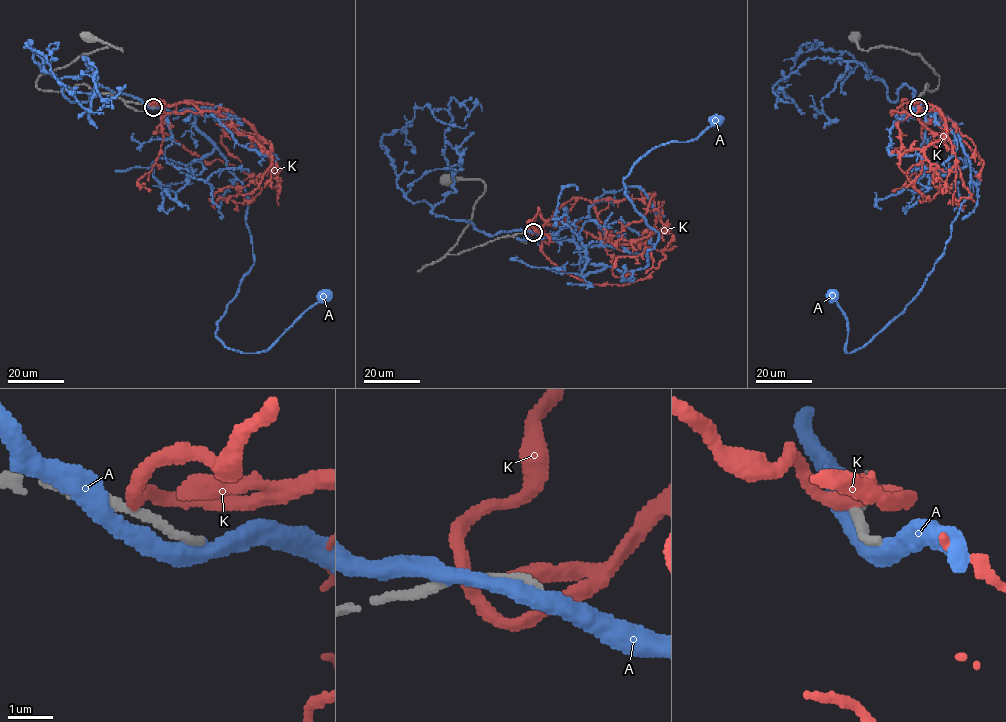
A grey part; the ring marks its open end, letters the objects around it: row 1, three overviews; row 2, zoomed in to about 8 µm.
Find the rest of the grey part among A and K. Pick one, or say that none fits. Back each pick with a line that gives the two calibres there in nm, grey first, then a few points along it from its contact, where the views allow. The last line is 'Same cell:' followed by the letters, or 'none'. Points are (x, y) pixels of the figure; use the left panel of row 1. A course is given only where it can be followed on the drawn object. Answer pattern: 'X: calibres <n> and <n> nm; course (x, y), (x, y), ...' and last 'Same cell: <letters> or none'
Same cell: none

